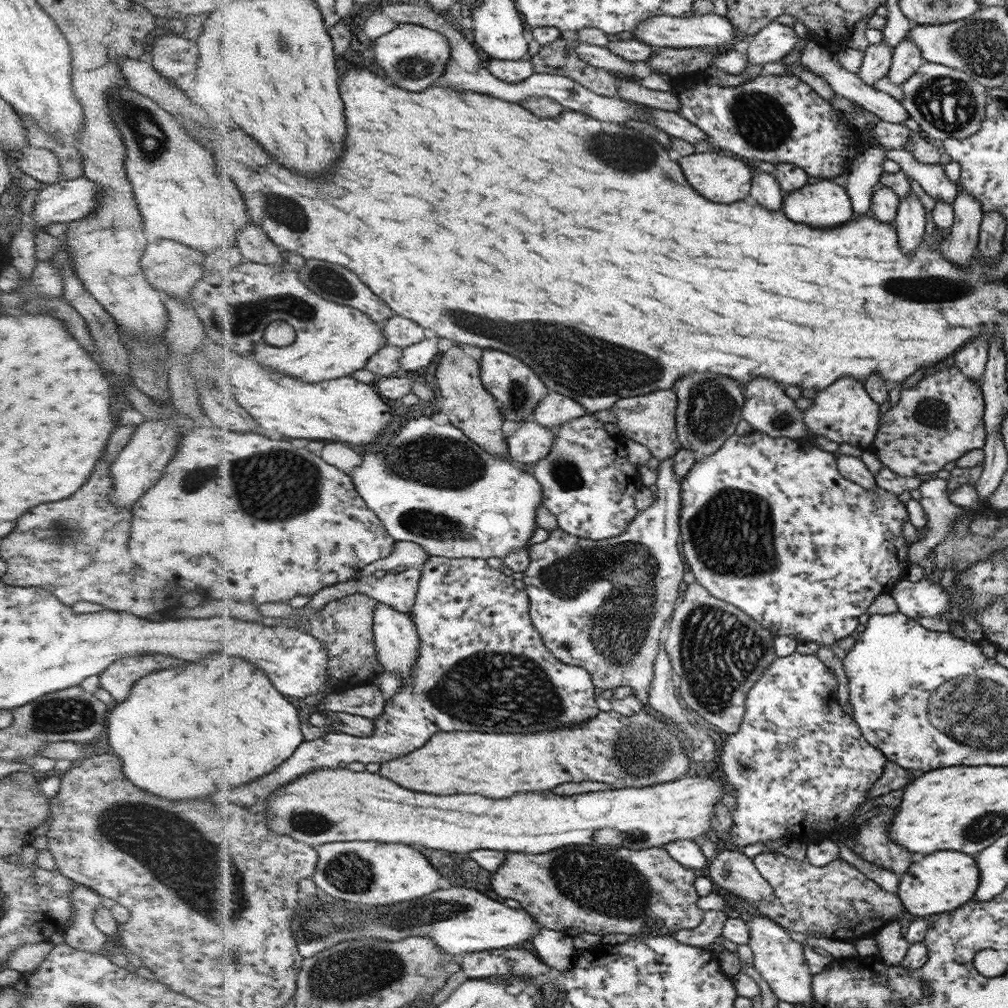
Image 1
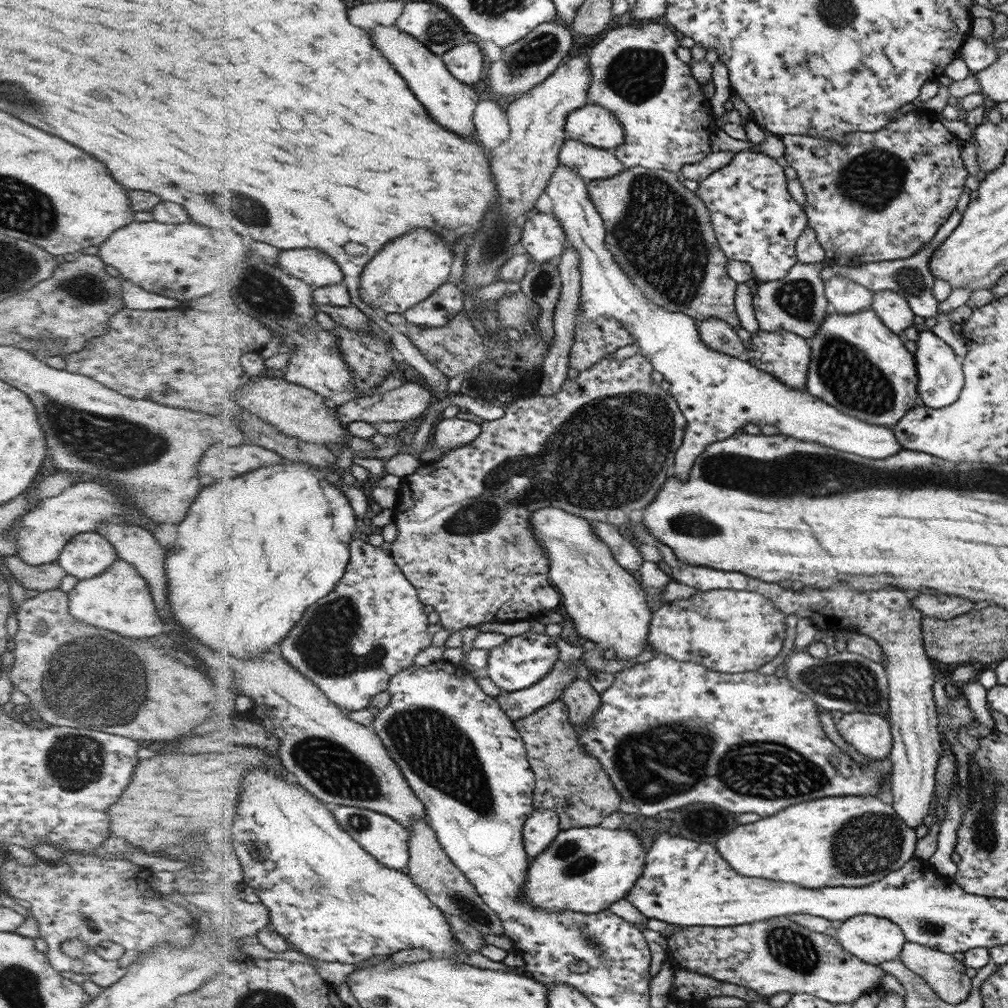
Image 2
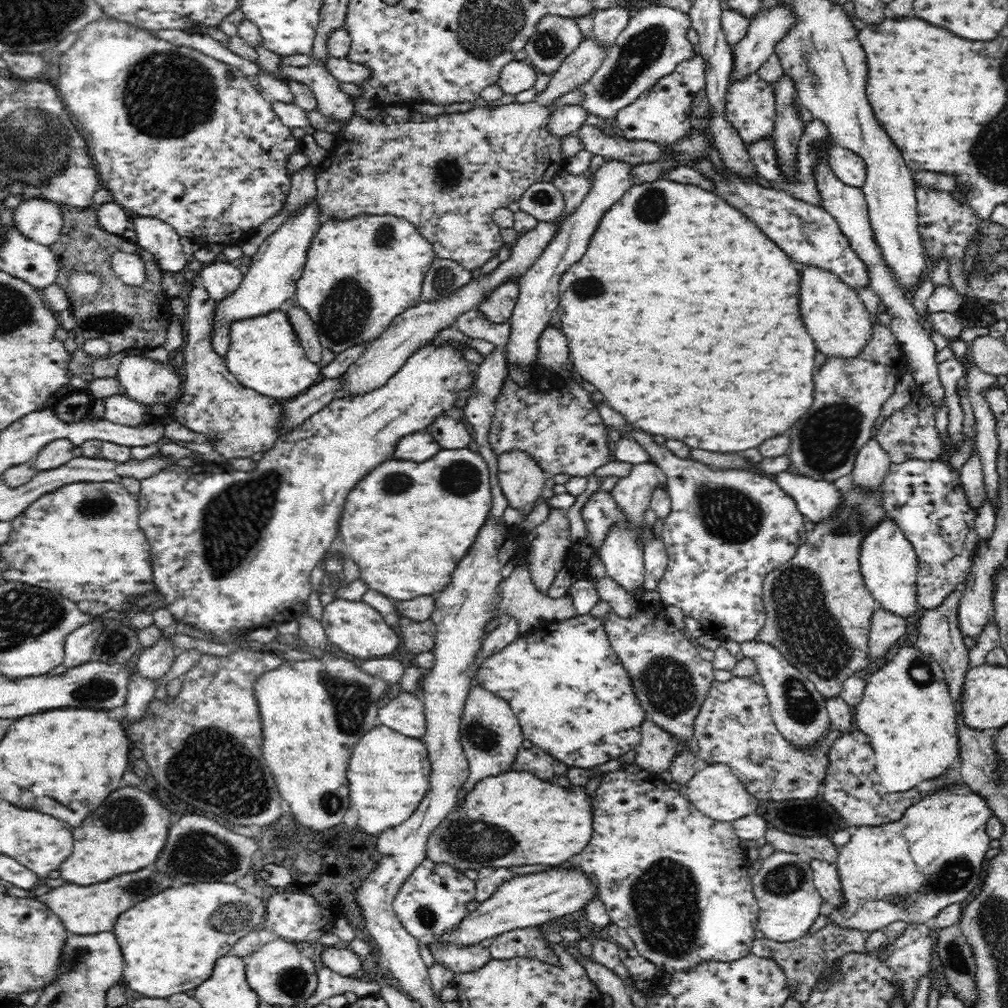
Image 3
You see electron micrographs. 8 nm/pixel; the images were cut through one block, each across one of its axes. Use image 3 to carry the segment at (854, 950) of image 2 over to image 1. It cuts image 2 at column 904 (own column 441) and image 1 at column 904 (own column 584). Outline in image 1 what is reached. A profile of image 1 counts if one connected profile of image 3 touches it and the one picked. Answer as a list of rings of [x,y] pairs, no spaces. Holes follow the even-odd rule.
[[[955,850],[936,851],[908,868],[907,874],[900,878],[897,895],[907,912],[916,916],[929,917],[955,911],[970,902],[979,890],[980,880],[981,872],[976,866],[975,856]]]

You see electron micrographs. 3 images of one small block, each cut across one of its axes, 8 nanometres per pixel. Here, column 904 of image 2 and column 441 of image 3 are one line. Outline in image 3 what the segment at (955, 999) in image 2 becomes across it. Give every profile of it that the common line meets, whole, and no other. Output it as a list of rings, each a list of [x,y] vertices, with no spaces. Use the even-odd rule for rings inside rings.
[[[480,943],[471,944],[467,947],[458,947],[452,944],[440,946],[431,954],[436,963],[452,969],[455,974],[475,971],[492,959],[489,950],[482,947]]]

